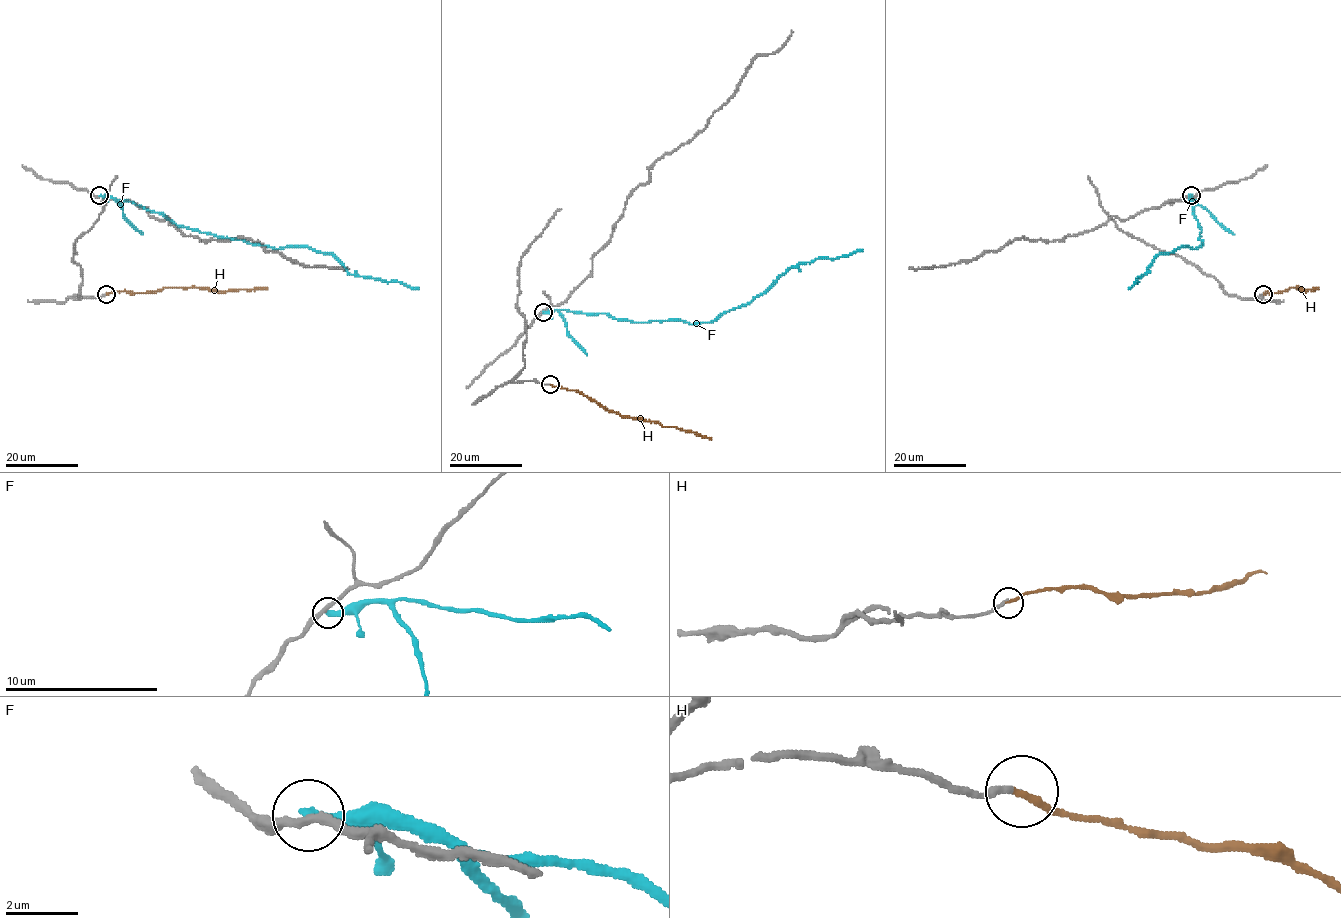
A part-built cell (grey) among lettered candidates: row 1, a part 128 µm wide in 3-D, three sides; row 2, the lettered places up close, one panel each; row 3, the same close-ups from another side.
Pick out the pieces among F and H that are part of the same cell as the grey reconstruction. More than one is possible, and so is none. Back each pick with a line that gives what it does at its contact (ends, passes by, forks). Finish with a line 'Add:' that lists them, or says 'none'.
H: it ends
Add: H

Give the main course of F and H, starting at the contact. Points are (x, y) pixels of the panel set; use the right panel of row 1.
F: (1192, 195), (1188, 199), (1201, 228), (1201, 245), (1160, 253), (1129, 288)
H: (1263, 294), (1282, 292), (1290, 287), (1306, 291), (1317, 287)

